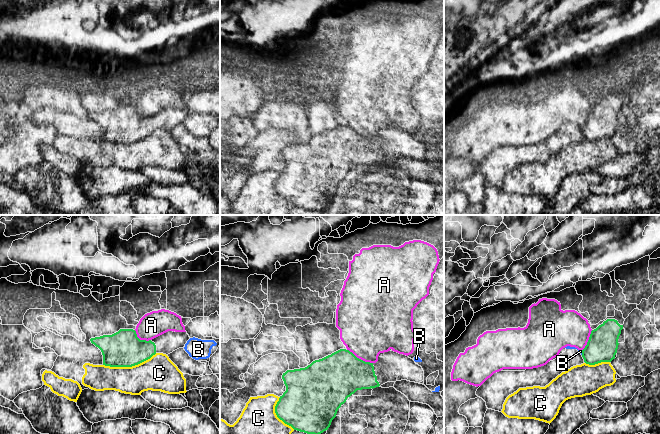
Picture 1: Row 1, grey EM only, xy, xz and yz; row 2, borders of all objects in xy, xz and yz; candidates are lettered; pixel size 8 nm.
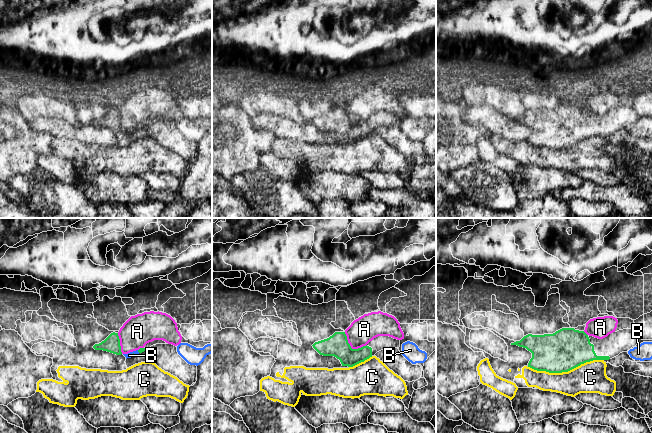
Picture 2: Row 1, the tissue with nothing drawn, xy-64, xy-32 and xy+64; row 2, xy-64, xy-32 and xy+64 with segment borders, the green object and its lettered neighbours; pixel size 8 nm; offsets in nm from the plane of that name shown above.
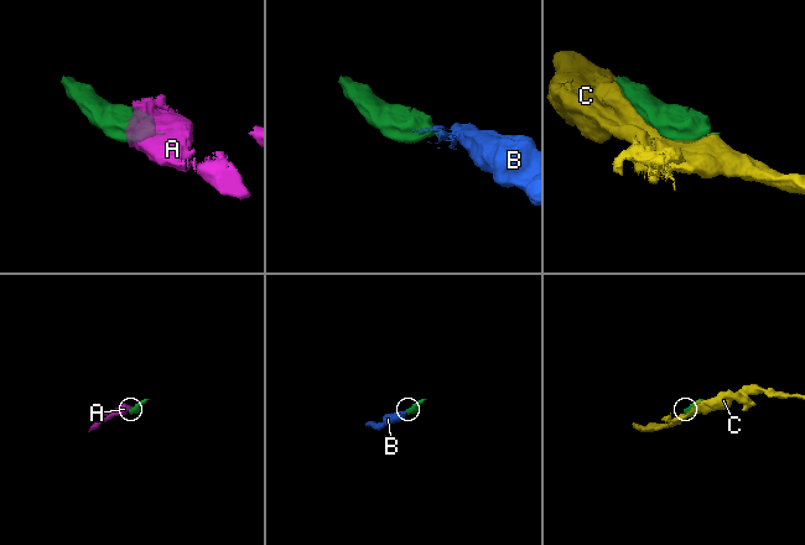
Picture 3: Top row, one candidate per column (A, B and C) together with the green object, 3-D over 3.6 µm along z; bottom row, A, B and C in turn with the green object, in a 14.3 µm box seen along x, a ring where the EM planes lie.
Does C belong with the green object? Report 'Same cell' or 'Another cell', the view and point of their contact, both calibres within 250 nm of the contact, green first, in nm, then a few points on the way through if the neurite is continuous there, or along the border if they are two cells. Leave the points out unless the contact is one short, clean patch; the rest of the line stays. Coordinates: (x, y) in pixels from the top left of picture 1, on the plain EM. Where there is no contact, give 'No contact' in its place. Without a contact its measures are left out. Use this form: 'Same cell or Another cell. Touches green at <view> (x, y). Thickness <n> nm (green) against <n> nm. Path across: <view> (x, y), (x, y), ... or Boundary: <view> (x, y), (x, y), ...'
Another cell. Touches green at xy (129, 142). Thickness 280 nm (green) against 280 nm

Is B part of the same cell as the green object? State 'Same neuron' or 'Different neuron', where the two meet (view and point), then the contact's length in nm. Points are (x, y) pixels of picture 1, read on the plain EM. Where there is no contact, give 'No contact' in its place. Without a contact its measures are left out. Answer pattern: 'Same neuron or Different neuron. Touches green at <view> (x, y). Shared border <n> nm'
Different neuron. Touches green at yz (582, 128). Shared border 40 nm

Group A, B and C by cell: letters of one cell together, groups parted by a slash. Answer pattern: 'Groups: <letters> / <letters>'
Groups: A / B / C

